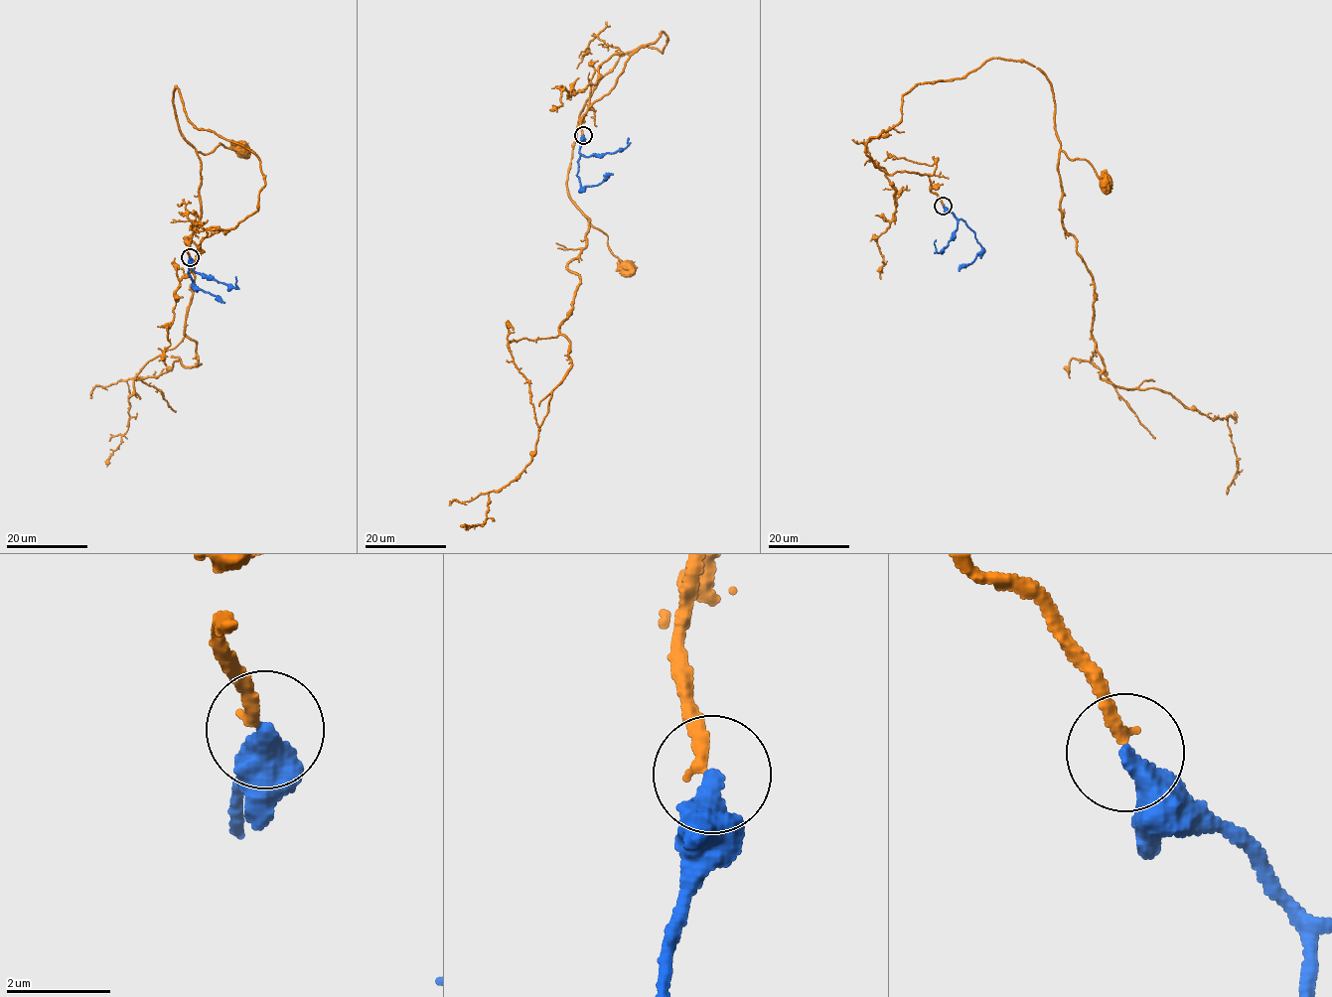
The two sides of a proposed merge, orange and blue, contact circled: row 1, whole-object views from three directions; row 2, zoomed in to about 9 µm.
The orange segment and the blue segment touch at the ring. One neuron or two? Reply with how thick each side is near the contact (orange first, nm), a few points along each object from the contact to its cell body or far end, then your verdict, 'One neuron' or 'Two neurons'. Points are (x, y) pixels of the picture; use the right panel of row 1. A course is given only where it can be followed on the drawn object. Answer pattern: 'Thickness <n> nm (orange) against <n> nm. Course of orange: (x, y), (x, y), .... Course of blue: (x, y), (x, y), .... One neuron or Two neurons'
Thickness 240 nm (orange) against 400 nm. Course of orange: (943, 206), (866, 141), (918, 83), (1031, 64), (1102, 379), (1228, 416), (1227, 495). Course of blue: (943, 206), (974, 232), (981, 247), (973, 262), (958, 270). Two neurons

